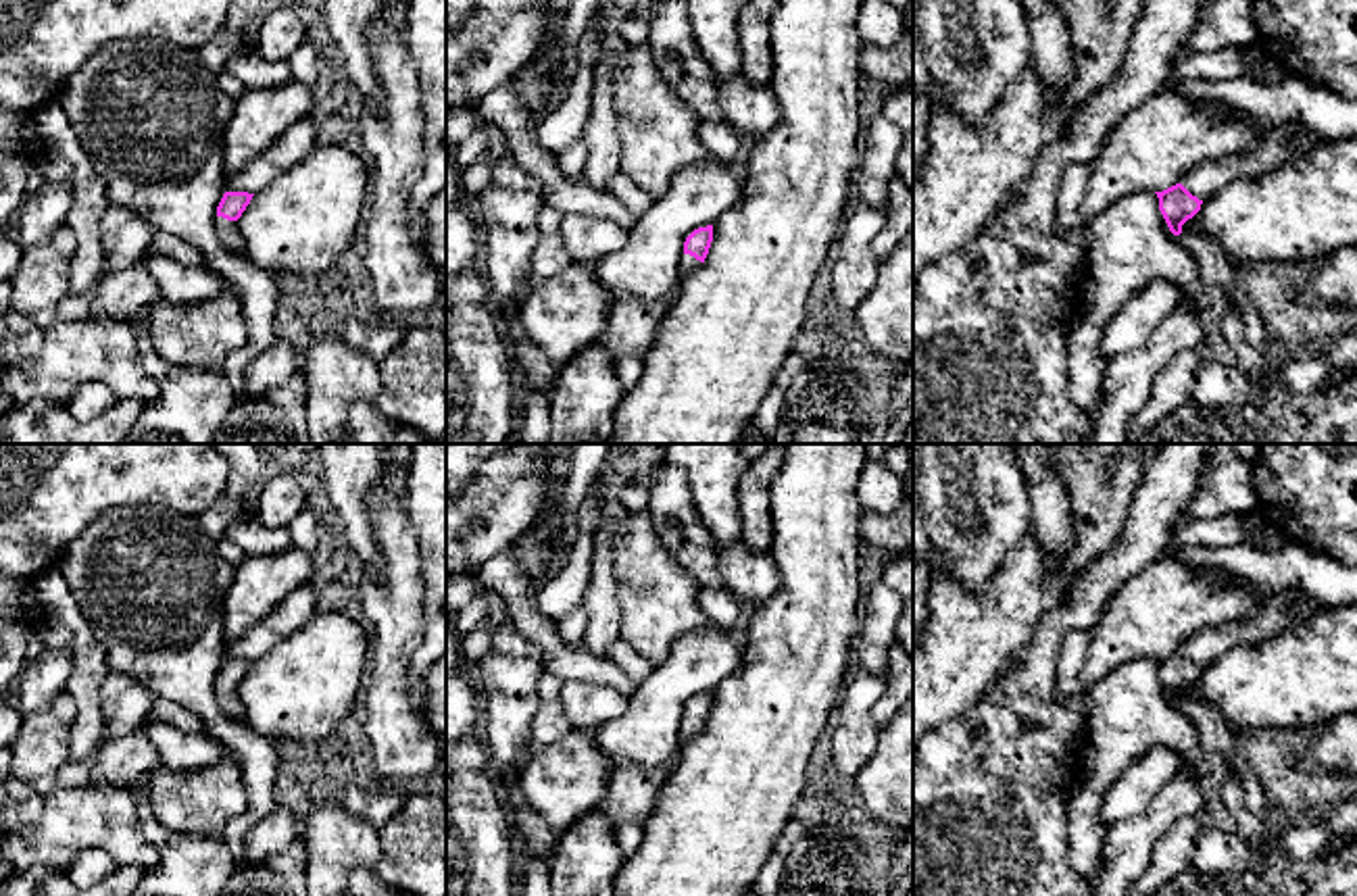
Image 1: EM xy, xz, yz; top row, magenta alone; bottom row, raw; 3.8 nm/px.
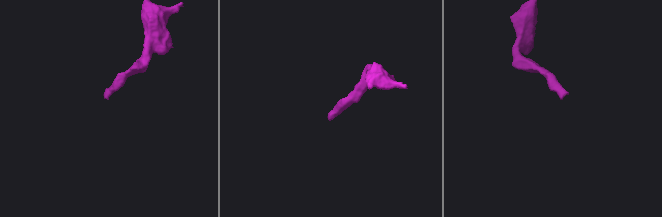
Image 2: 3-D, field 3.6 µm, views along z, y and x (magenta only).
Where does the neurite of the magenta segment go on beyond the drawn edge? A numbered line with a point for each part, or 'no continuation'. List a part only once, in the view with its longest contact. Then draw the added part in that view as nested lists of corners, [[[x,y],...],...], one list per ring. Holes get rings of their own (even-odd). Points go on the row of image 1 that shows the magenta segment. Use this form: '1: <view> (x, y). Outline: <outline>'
1: xy (228, 232). Outline: [[[215,215],[215,231],[225,248],[246,254],[246,244],[240,233],[238,221],[227,221],[227,219]]]

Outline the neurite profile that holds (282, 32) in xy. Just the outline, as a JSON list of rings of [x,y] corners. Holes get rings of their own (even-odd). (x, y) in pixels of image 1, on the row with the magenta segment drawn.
[[[277,6],[263,15],[252,48],[265,60],[288,60],[311,33],[311,27],[290,6]]]

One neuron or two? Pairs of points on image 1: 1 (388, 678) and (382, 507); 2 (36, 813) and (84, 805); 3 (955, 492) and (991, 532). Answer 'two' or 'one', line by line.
1: one
2: one
3: one

